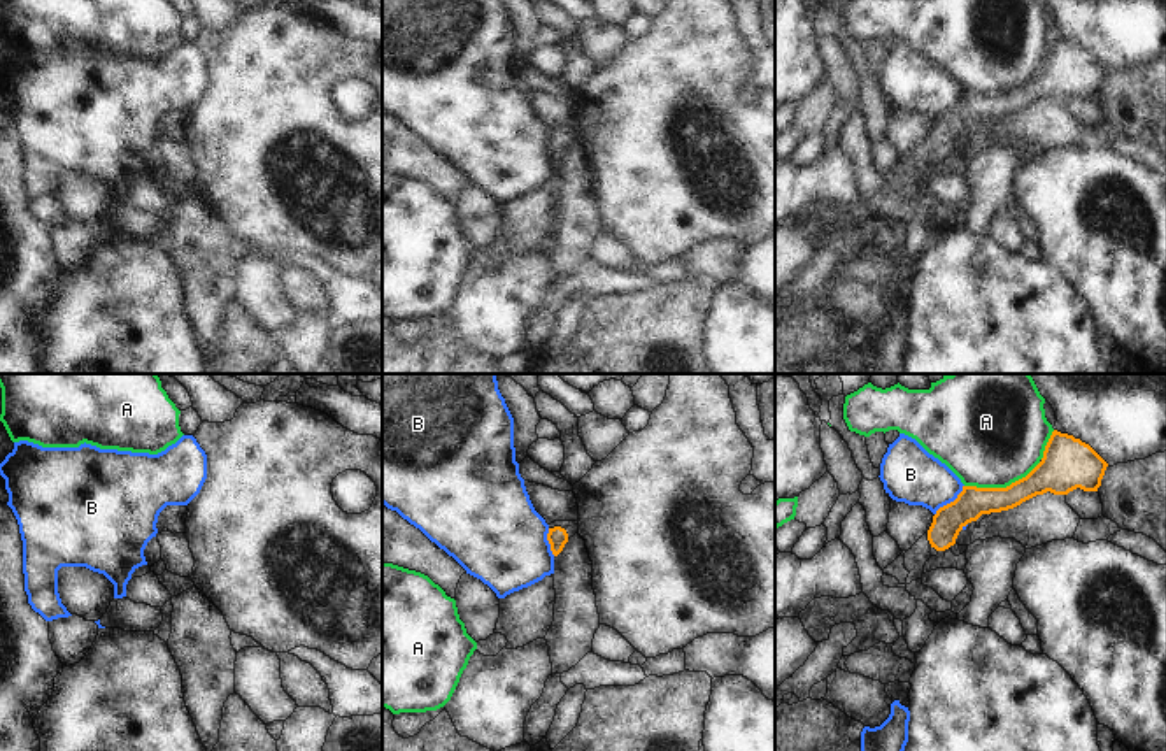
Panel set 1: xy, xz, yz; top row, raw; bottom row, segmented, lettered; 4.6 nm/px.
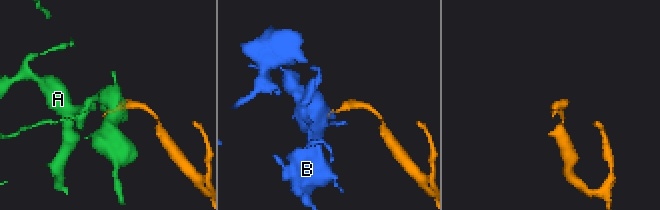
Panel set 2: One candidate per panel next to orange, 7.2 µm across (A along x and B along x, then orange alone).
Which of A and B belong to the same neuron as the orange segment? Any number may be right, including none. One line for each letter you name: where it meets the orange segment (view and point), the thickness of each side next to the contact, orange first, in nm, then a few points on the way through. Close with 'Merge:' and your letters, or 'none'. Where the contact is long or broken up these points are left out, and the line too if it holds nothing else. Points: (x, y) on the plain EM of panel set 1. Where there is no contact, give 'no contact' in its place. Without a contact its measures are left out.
Merge: none

